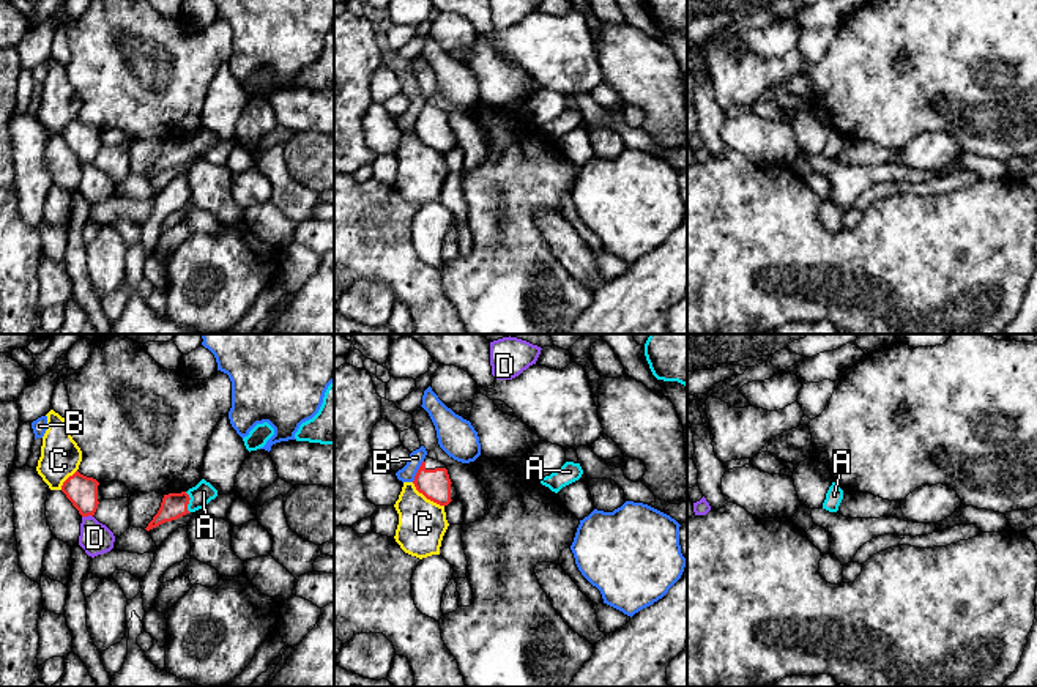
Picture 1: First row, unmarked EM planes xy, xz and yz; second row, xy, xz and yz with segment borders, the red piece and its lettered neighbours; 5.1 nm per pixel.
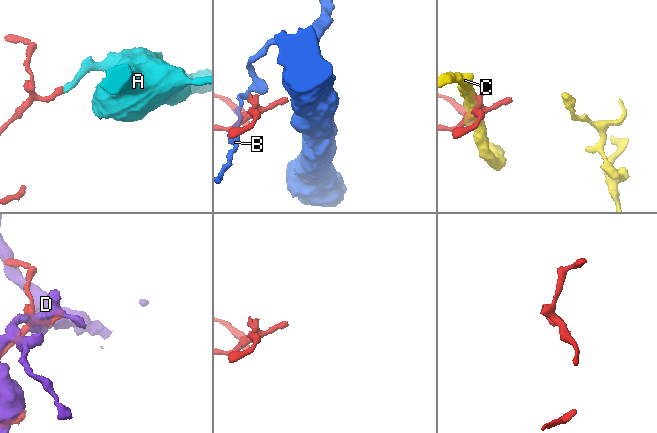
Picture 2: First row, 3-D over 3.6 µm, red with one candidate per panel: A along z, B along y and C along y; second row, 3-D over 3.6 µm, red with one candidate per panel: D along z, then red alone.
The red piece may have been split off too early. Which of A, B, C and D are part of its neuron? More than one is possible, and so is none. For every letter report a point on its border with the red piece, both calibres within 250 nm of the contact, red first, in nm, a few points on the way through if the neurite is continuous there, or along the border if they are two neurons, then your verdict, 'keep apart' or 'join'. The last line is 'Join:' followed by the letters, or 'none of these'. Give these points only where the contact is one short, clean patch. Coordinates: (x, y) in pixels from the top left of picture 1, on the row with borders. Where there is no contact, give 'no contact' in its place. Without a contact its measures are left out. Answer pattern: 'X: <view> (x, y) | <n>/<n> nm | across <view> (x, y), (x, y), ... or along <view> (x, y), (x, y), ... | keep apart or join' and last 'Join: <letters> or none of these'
A: xy (188, 501) | 130/110 nm | across xy (174, 506), (188, 501), (204, 492) | join
B: xz (418, 471) | 160/80 nm | keep apart
C: xz (427, 498) | 160/240 nm | keep apart
D: xy (87, 516) | 160/160 nm | along xy (92, 516), (82, 517) | keep apart
Join: A

